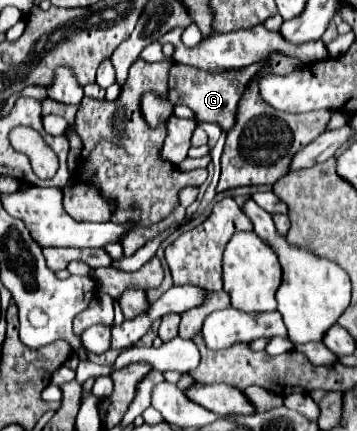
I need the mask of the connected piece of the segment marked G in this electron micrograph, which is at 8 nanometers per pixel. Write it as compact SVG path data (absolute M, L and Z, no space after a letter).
M173 64L169 70L169 102L173 106L189 106L199 122L213 122L219 124L223 130L229 130L233 126L233 116L237 102L245 90L245 84L251 80L251 76L259 70L259 64L241 68L237 72L221 72L221 74L207 74L199 68L187 68L183 64Z

